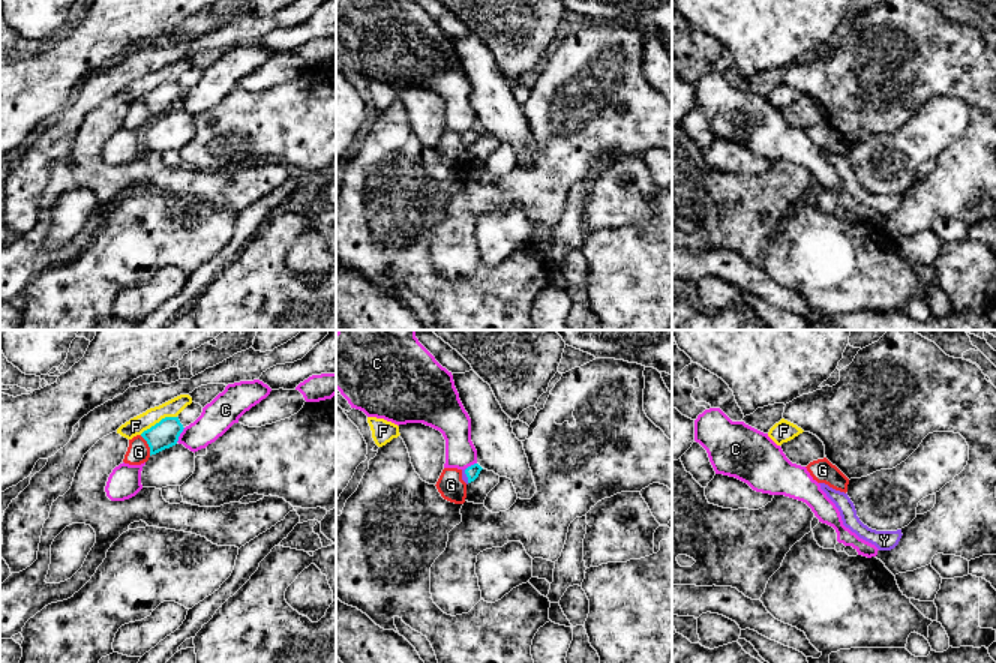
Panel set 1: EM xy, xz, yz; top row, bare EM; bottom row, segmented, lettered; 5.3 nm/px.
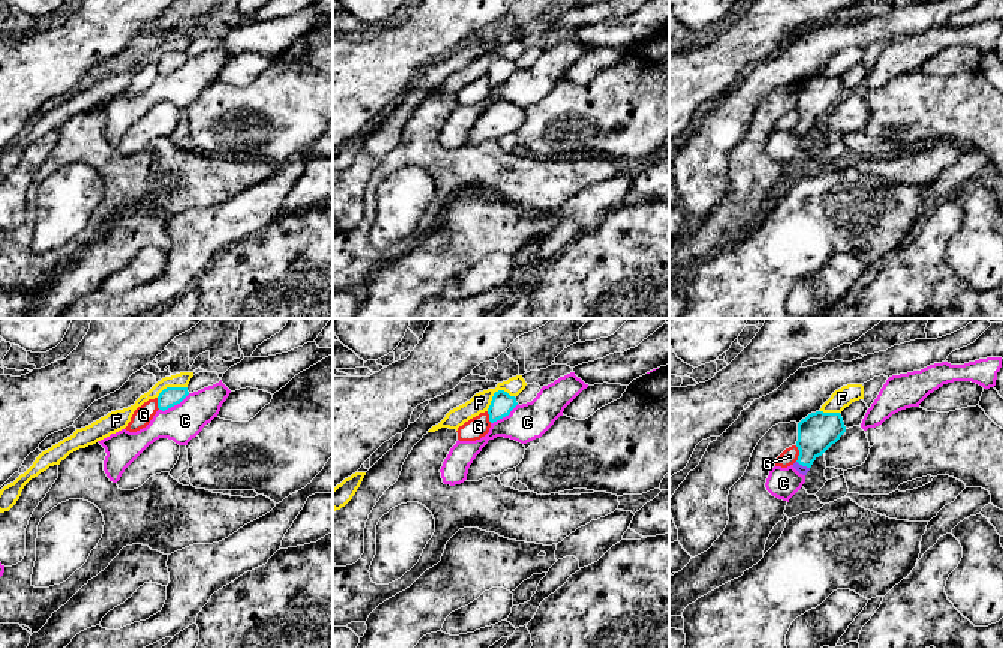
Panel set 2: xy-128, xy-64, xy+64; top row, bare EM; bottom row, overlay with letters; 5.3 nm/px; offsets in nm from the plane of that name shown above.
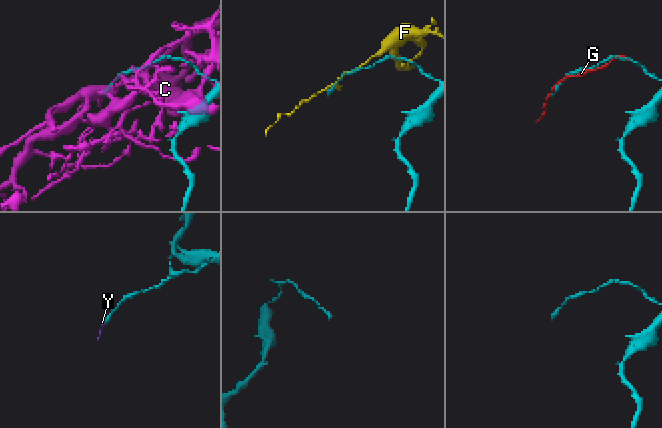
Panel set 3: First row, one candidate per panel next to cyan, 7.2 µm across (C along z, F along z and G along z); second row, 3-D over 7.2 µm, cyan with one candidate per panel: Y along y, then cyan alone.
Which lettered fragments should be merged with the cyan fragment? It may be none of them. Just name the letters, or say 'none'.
Y

